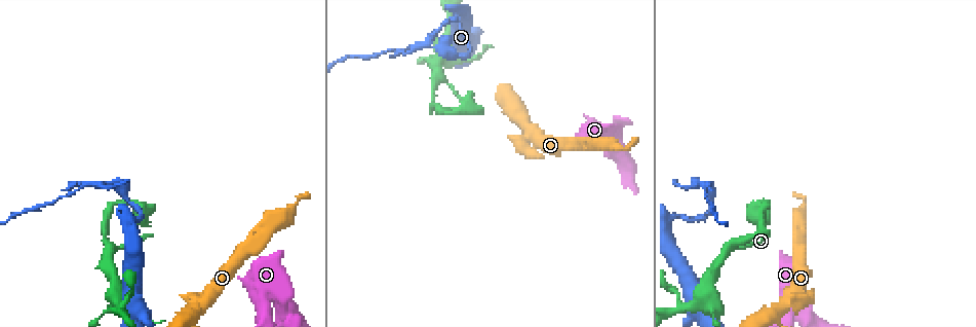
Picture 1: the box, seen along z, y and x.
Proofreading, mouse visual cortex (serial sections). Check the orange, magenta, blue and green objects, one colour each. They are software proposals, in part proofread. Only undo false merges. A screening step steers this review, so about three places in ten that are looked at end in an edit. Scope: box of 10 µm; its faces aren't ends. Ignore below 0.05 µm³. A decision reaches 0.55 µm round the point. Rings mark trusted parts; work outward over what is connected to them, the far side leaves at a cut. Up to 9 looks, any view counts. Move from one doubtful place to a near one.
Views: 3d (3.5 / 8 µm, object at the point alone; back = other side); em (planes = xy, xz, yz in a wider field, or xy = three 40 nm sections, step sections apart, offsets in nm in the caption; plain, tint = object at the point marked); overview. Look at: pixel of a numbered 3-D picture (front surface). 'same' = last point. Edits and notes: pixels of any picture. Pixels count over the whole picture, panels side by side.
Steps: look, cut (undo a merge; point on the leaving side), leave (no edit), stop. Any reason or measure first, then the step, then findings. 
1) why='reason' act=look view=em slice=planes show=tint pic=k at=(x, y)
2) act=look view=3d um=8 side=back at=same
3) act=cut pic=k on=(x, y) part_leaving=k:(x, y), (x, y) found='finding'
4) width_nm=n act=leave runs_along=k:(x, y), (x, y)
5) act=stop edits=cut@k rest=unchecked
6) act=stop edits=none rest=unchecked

why='thick turns thin' act=look view=3d um=3.5 pic=1 at=(263, 305)

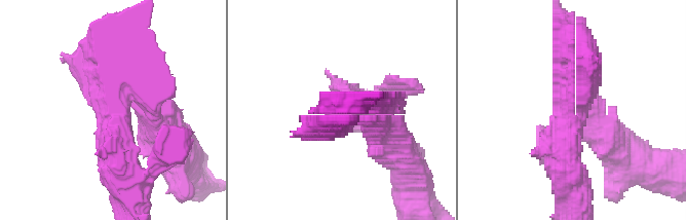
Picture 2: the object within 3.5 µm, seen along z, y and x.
act=look view=em slice=xy step=5 show=tint pic=2 at=(582, 112)

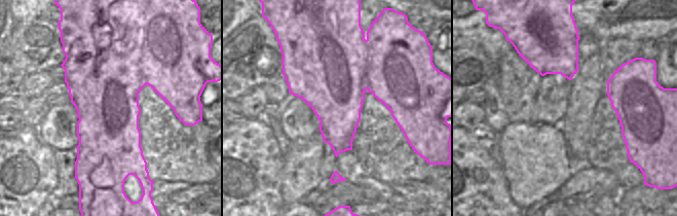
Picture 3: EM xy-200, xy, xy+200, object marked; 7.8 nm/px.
act=cut pic=2 on=(610, 120) part_leaving=2:(587, 123), (616, 152), (660, 152) found='a second cell is stuck on'

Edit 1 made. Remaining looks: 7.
why='see it whole again' act=look view=overview

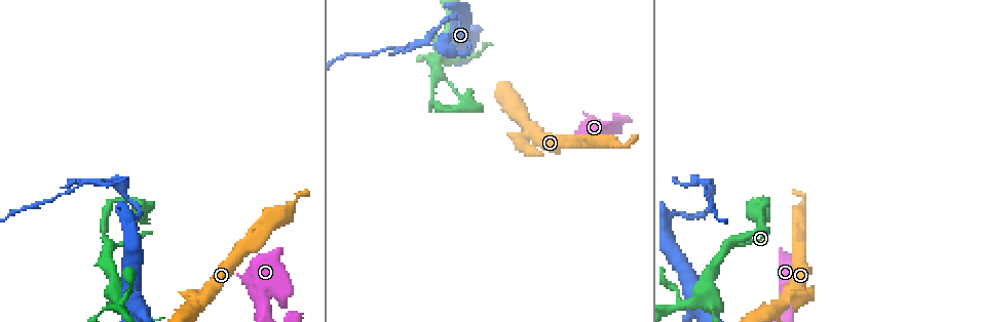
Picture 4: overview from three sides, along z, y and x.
why='abrupt turn' act=look view=3d um=3.5 pic=4 at=(675, 212)

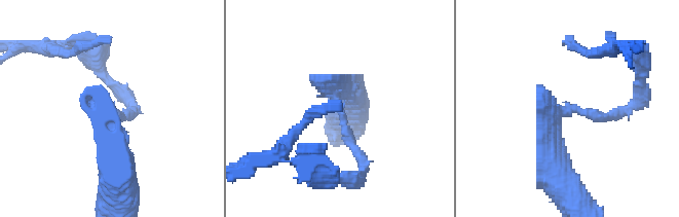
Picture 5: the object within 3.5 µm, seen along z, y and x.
arm_widths_nm=150,400 why='need the tissue' act=look view=em slice=xy step=1 show=tint pic=5 at=(567, 107)

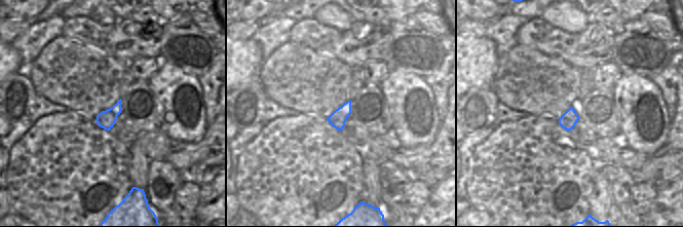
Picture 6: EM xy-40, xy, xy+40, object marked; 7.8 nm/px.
act=leave found='one cell here'

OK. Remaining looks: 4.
why='calibre changes' act=look view=3d um=3.5 pic=4 at=(398, 47)

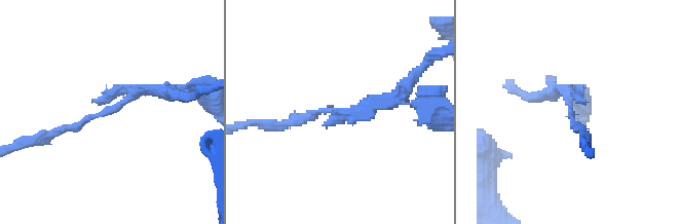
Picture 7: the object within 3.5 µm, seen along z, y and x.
arm_widths_nm=150,200 act=leave runs_along=7:(172, 89), (140, 89), (111, 112), (51, 134) found='all the same cell'

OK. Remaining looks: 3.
why='thick turns thin' act=look view=3d um=8 pic=4 at=(735, 244)

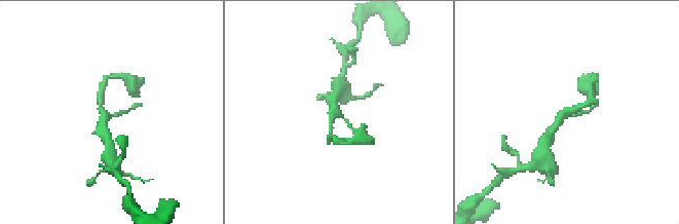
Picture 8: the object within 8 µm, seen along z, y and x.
act=look view=3d um=3.5 at=same

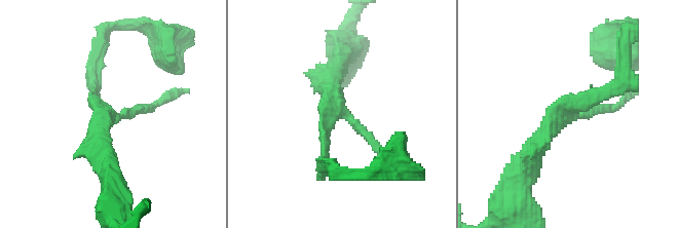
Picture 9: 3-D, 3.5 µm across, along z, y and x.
act=look view=em slice=xy step=5 show=tint pic=9 at=(565, 114)

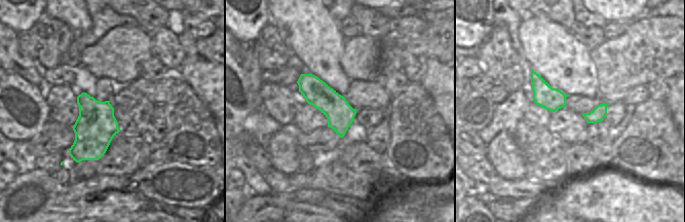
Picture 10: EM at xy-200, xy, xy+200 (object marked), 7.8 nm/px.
act=leave found='one cell here'

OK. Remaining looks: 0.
act=stop edits=cut@2 rest=unchecked

